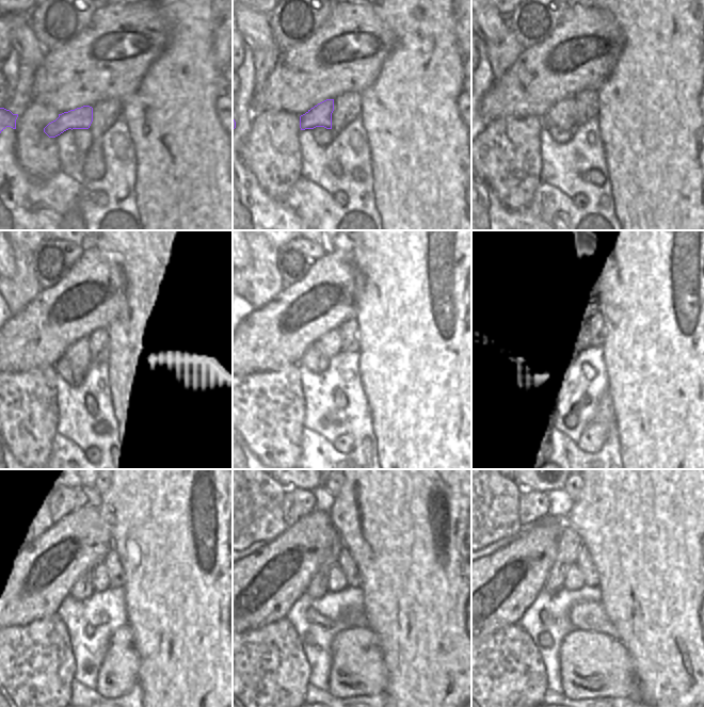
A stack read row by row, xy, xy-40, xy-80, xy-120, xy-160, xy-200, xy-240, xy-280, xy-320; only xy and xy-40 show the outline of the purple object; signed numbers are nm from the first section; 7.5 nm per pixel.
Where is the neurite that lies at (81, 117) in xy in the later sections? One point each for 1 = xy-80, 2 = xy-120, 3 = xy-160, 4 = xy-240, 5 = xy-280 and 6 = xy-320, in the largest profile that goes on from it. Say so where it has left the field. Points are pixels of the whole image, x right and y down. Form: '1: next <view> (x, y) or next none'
1: next xy-80 (562, 114)
2: next xy-120 (89, 349)
3: next xy-160 (331, 343)
4: next xy-240 (99, 579)
5: next xy-280 (336, 580)
6: next xy-320 (574, 580)

